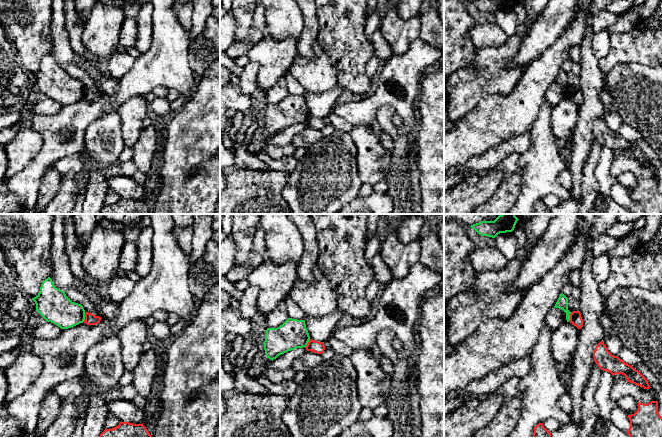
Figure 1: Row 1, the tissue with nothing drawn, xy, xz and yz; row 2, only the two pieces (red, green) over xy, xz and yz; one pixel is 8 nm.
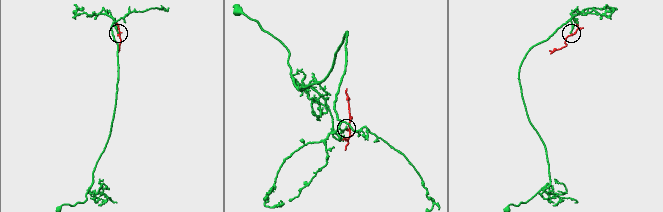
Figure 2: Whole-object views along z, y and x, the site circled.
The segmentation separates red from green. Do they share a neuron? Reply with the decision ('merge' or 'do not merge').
do not merge

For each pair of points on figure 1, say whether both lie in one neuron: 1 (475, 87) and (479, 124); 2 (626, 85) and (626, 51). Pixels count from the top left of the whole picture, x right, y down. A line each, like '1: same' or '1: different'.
1: different
2: different

